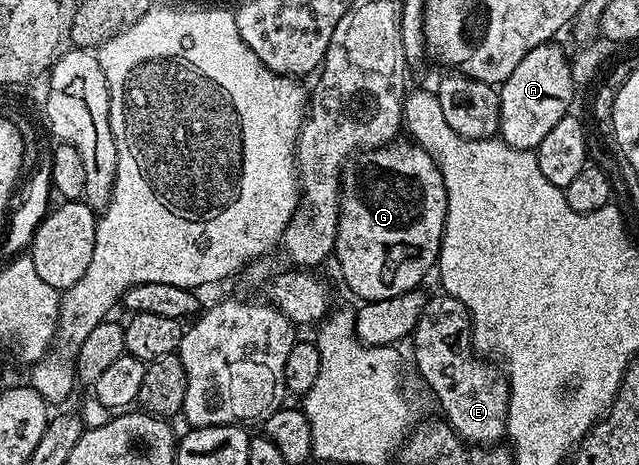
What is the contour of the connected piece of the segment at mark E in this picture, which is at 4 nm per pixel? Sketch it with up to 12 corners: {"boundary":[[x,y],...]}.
{"boundary":[[437,293],[413,359],[444,422],[489,449],[509,429],[509,380],[475,354],[463,301]]}

